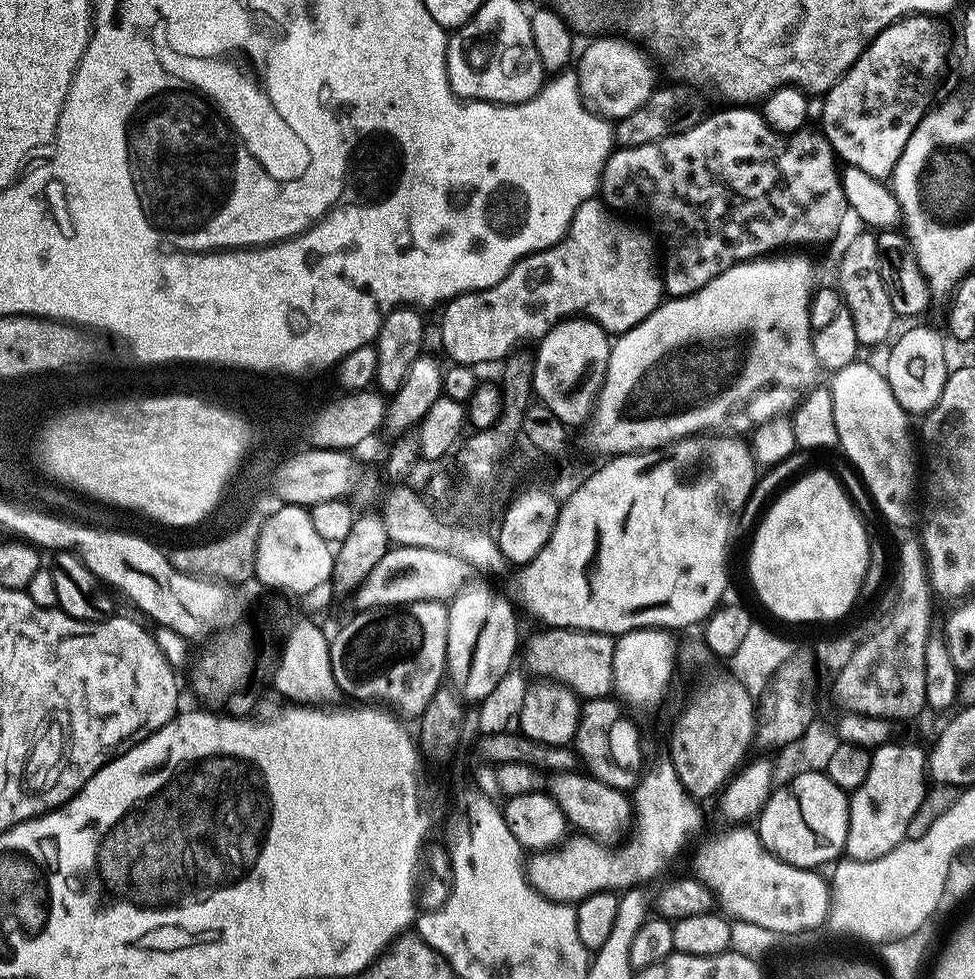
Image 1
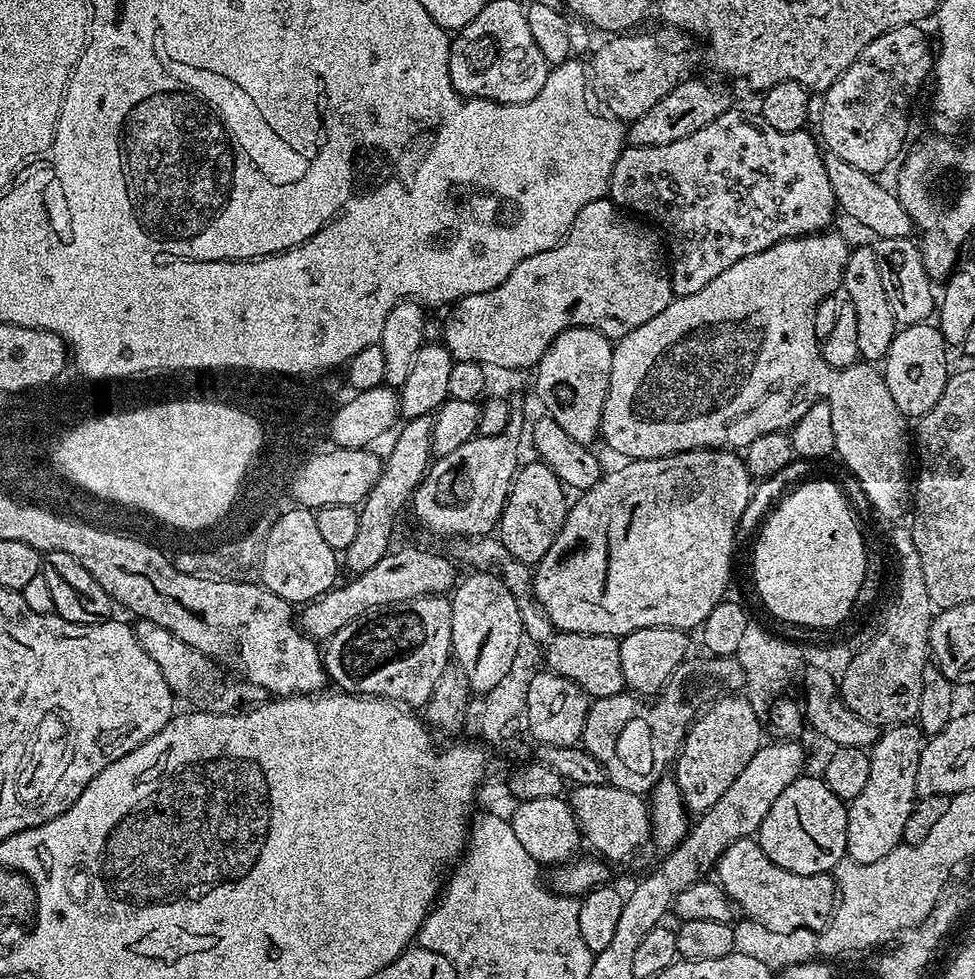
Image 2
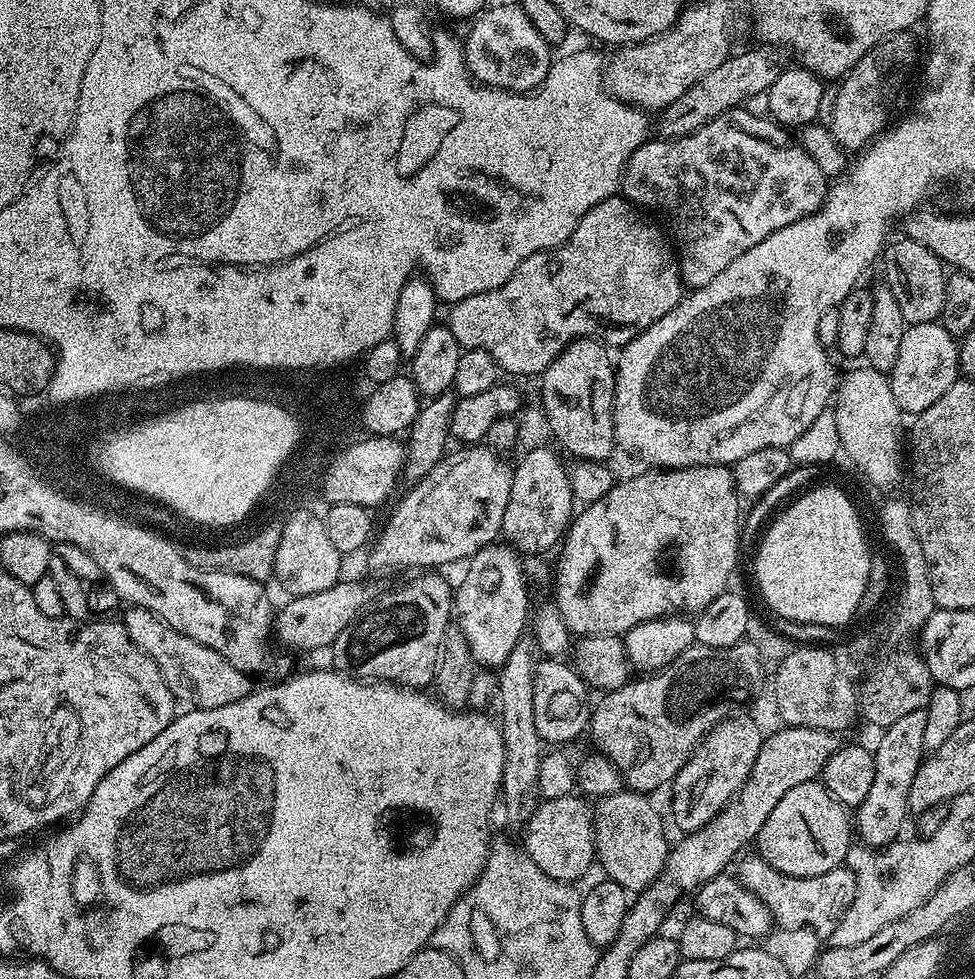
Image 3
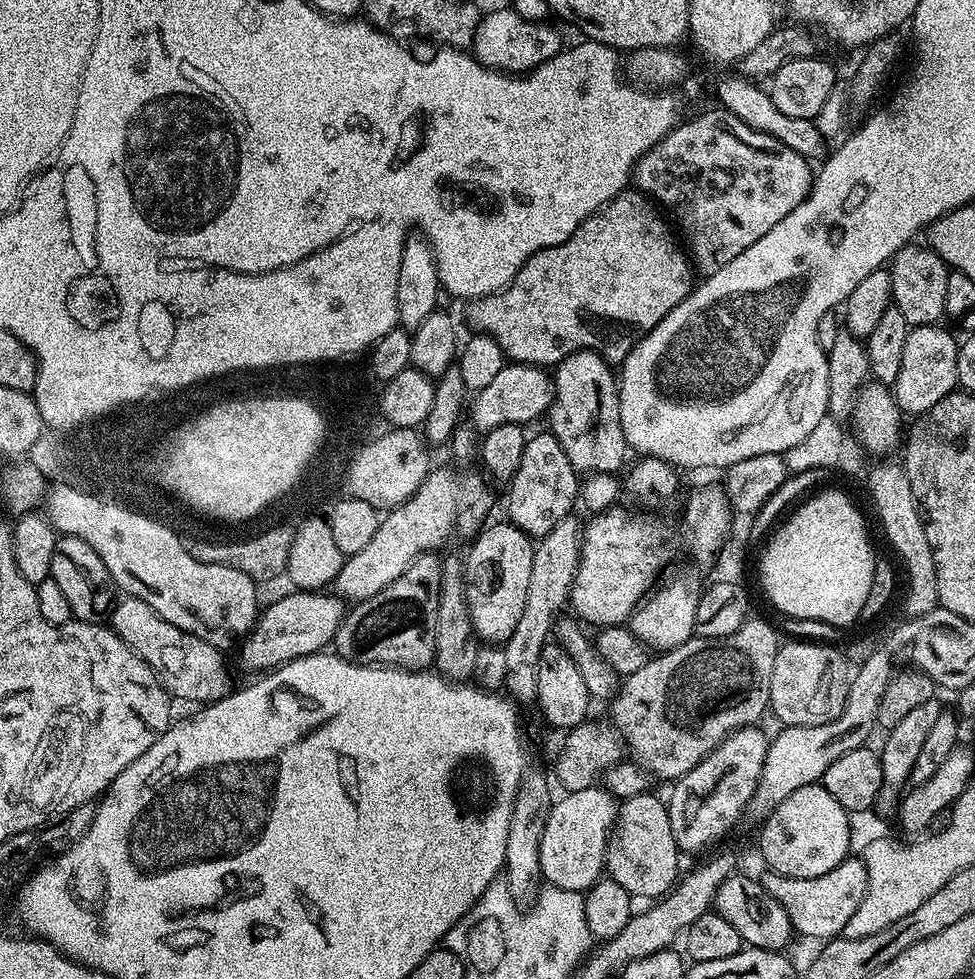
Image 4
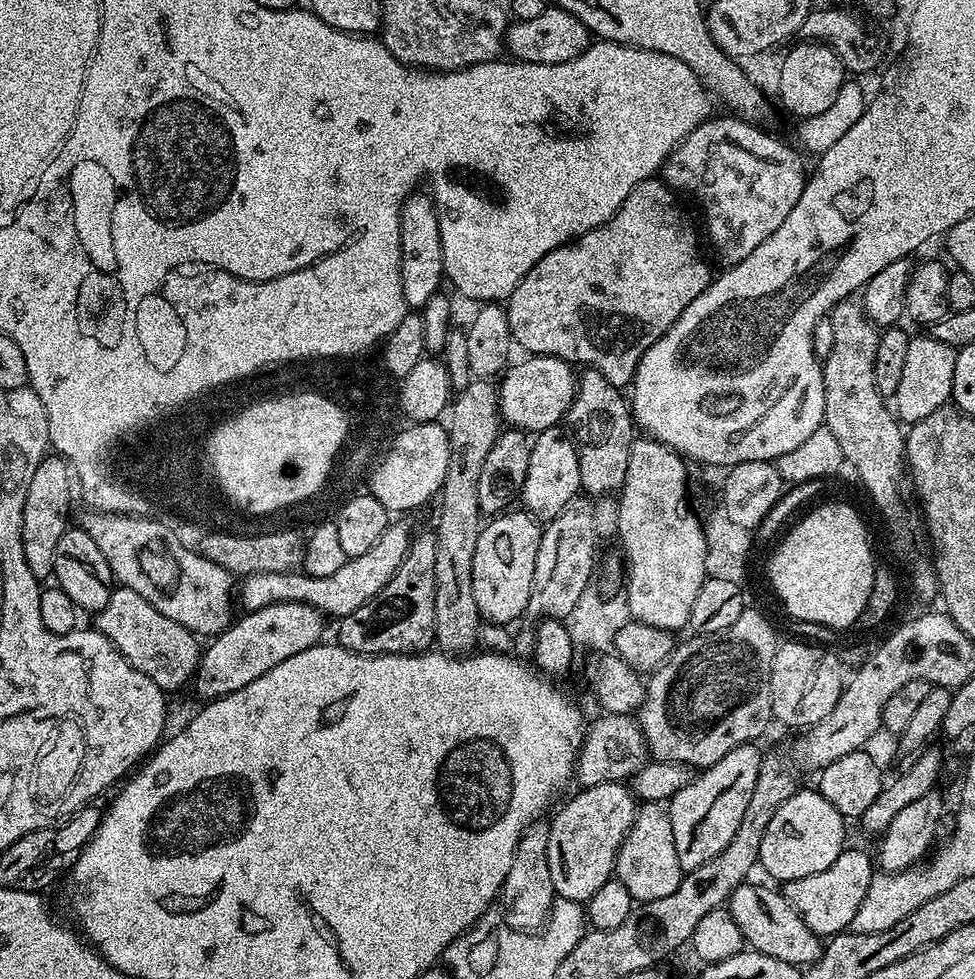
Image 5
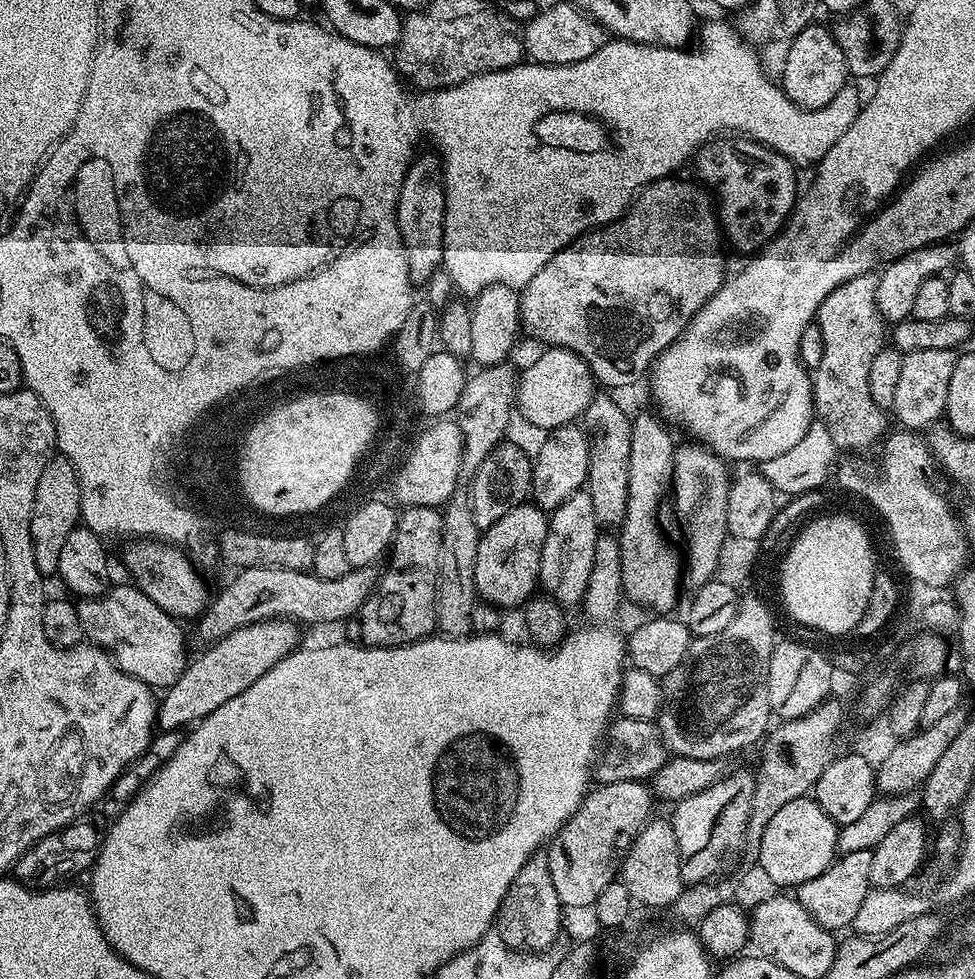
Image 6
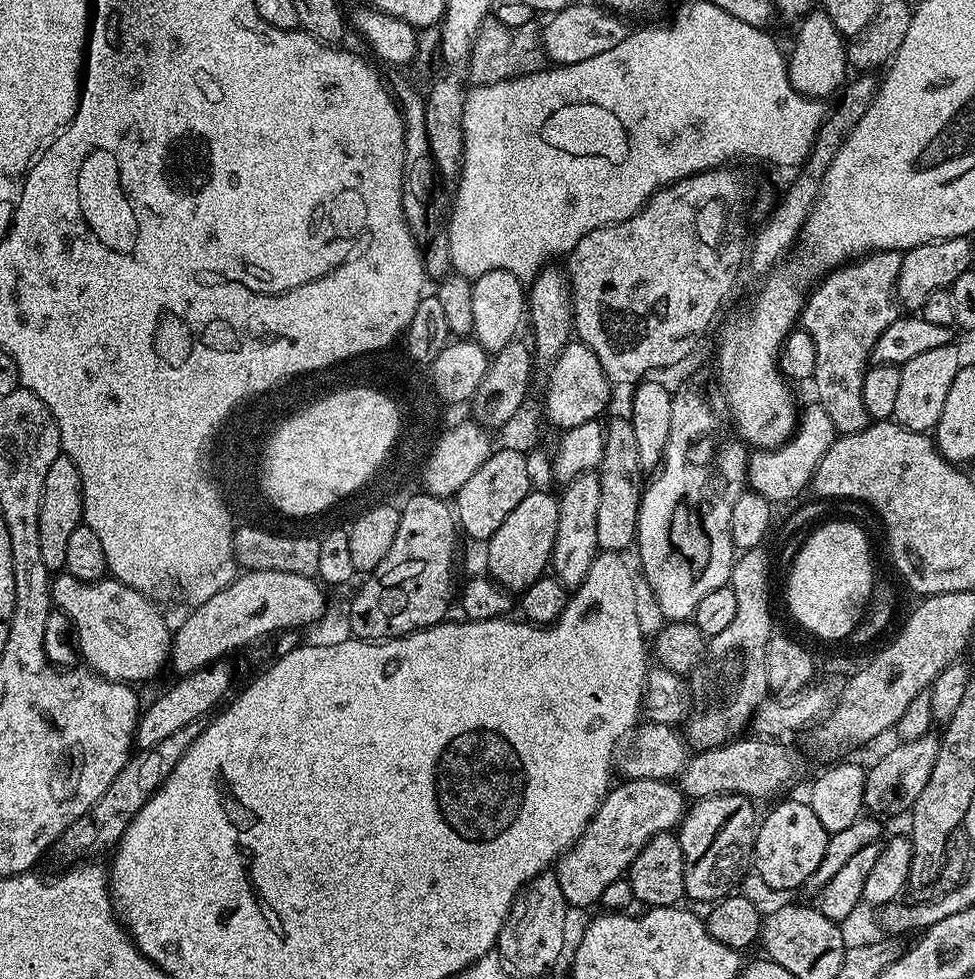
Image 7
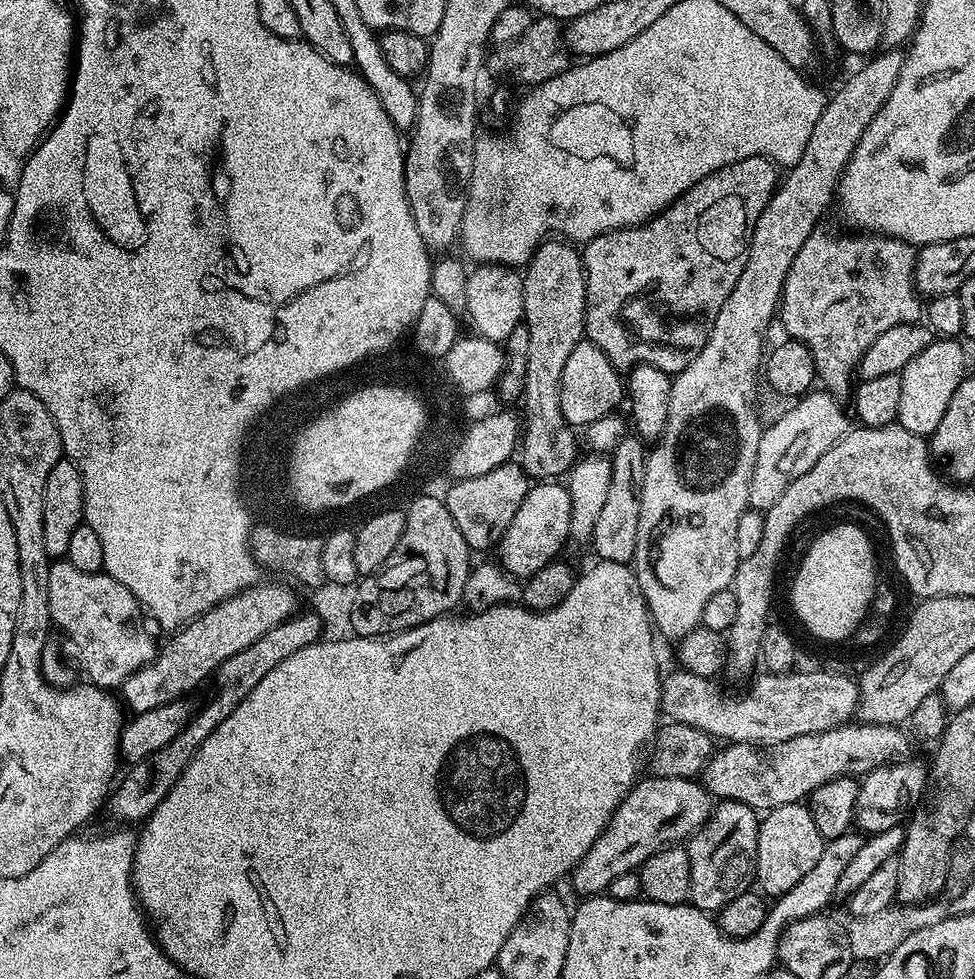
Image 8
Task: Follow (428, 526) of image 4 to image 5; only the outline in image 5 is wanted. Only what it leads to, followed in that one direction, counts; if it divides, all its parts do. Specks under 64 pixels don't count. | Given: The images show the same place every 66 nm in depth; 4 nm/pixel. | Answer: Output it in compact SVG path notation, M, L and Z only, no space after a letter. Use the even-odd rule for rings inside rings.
M389 523L386 530L382 530L382 538L366 550L366 554L358 554L345 559L343 566L334 570L334 574L325 576L310 576L300 570L291 572L267 572L245 576L238 584L238 604L244 612L253 612L262 606L270 606L278 602L302 602L306 606L314 606L325 617L343 618L354 614L358 606L366 606L370 598L374 598L390 582L392 575L402 566L411 544L413 533L408 532L404 524Z

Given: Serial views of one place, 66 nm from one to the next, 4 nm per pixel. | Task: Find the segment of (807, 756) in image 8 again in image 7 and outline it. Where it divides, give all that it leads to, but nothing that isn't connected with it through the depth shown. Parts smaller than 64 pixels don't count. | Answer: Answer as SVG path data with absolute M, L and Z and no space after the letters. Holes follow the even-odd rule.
M737 738L717 748L697 751L678 777L678 787L685 797L698 801L722 794L738 794L761 802L784 794L779 792L786 791L800 772L800 760L795 750L772 738L744 739Z

